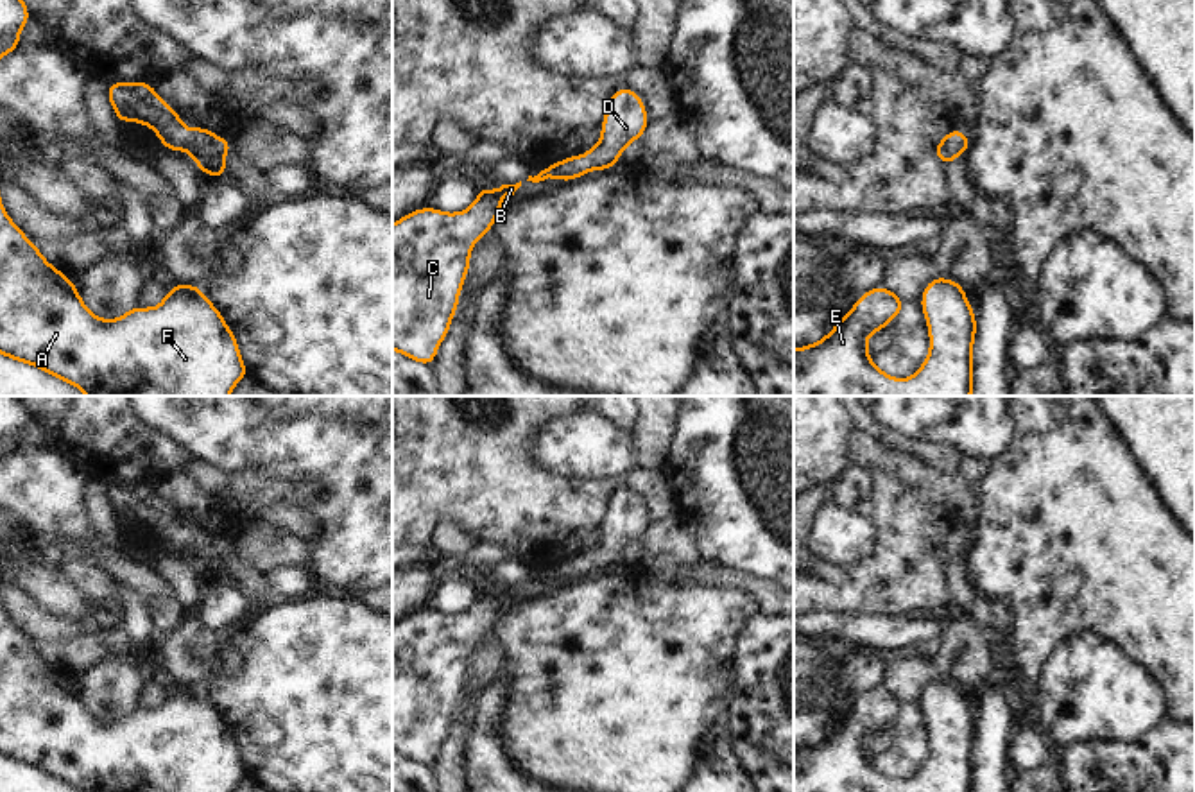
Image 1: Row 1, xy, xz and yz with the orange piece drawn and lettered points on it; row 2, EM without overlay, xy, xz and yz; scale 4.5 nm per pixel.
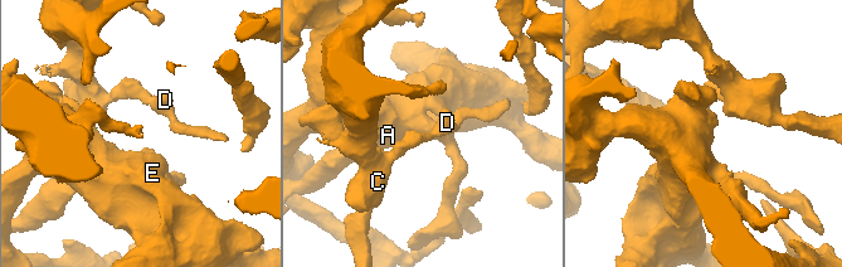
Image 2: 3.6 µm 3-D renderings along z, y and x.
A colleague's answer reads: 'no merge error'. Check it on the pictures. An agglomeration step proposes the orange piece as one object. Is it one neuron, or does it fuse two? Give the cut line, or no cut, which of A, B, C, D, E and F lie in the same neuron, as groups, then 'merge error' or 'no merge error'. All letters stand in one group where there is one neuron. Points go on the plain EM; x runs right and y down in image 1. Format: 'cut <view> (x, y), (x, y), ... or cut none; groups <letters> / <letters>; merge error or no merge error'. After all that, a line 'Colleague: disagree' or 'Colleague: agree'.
cut none; groups A B C D E F; no merge error
Colleague: agree

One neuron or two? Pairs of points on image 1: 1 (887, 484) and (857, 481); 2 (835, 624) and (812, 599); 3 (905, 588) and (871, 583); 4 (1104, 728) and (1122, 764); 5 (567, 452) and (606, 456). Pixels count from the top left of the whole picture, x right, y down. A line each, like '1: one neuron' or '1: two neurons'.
1: two neurons
2: two neurons
3: one neuron
4: two neurons
5: one neuron

